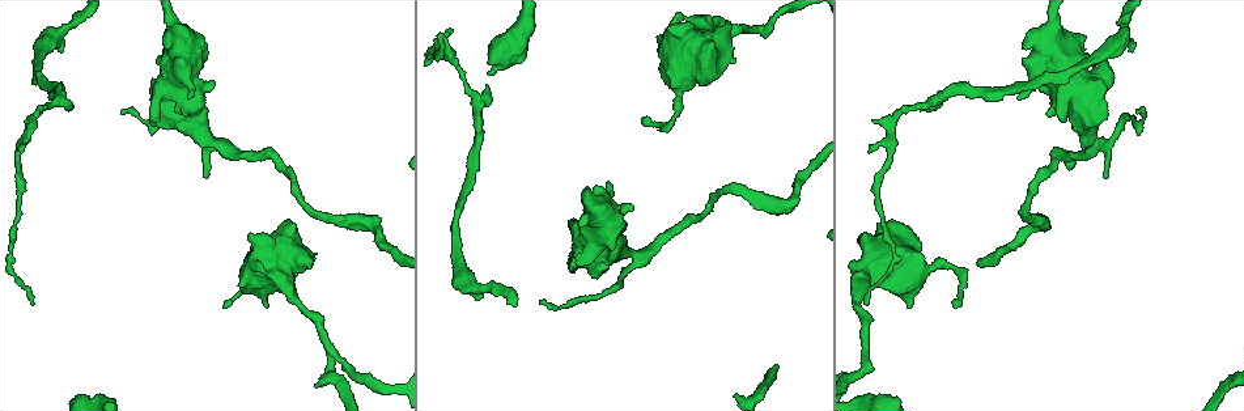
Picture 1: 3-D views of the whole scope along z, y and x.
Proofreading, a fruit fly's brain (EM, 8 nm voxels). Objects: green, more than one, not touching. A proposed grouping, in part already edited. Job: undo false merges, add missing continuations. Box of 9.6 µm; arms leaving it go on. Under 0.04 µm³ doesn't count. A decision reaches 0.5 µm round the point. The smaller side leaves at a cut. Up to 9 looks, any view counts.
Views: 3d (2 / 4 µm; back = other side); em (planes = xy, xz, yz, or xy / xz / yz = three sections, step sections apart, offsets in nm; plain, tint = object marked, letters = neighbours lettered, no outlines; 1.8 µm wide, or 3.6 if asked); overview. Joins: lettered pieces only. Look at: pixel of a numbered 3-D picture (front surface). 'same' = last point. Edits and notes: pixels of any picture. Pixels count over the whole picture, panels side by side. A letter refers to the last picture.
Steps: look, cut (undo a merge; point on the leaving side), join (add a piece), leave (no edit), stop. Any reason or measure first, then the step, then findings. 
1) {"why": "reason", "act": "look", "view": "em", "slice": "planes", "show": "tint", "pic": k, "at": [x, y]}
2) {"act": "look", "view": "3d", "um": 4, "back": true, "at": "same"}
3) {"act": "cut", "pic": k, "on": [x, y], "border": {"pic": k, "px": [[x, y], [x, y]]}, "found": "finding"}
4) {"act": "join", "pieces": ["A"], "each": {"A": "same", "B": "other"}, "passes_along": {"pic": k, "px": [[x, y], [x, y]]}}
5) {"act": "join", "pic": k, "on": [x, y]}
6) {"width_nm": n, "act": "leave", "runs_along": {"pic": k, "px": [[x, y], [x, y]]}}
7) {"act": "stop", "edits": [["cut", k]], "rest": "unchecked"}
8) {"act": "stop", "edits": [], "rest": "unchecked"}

{"act": "look", "view": "em", "slice": "planes", "show": "letters", "pic": 1, "at": [438, 35]}

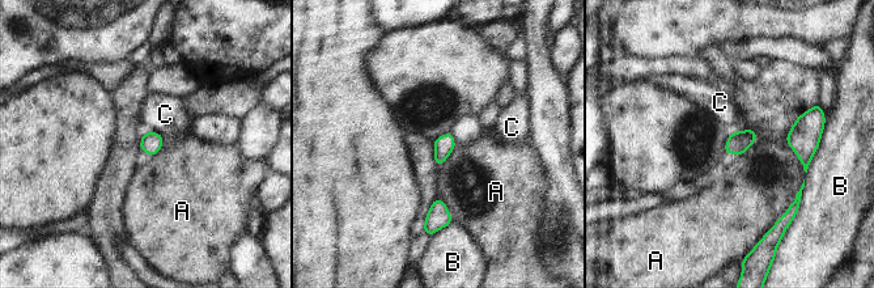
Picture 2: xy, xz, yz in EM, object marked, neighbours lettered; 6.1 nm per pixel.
{"width_nm": 120, "act": "leave", "each": {"A": "other", "B": "other", "C": "other"}, "border": {"pic": 2, "px": [[147, 131], [157, 131], [164, 138]]}, "found": "no lettered piece goes on from it"}

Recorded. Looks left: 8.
{"why": "an open end", "act": "look", "view": "3d", "um": 4, "pic": 1, "at": [1020, 98]}

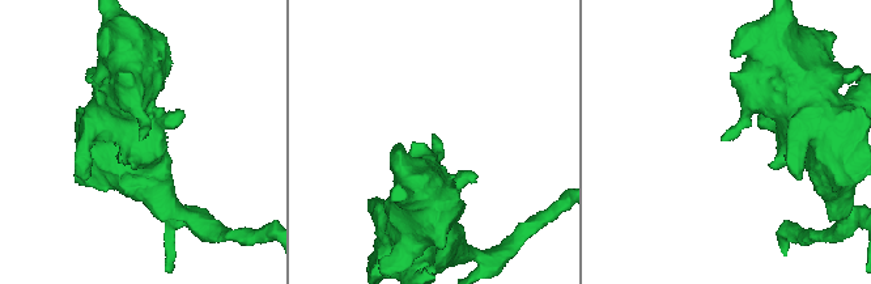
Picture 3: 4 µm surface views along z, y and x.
{"act": "look", "view": "em", "slice": "planes", "show": "letters", "pic": 3, "at": [434, 135]}

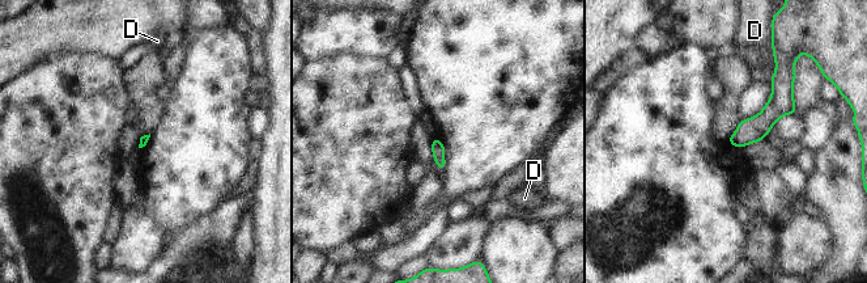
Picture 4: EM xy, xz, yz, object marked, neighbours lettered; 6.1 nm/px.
{"act": "leave", "each": {"D": "other"}, "border": {"pic": 4, "px": [[776, 60], [776, 70], [772, 74]]}, "found": "none of them fits"}

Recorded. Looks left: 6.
{"why": "thick end", "act": "look", "view": "em", "slice": "planes", "show": "letters", "pic": 1, "at": [576, 261]}

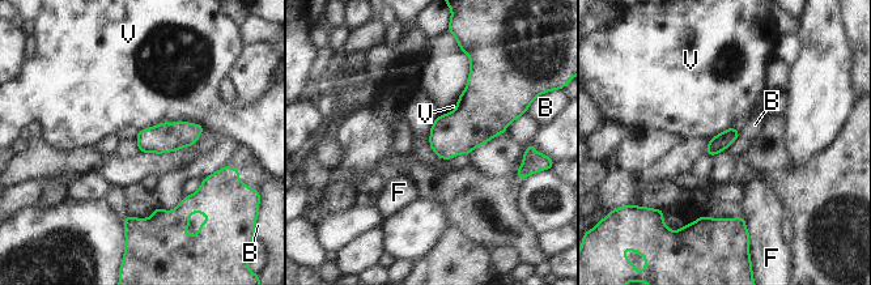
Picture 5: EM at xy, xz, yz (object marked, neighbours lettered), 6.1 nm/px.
{"act": "leave", "each": {"B": "other", "F": "other", "V": "other"}, "found": "none of them fits"}

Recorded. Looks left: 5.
{"act": "look", "view": "3d", "um": 2, "pic": 1, "at": [483, 295]}

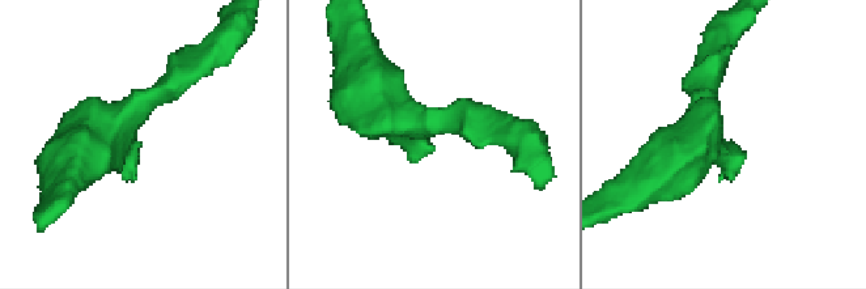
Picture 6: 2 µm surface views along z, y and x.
{"act": "look", "view": "em", "slice": "xz", "step": 4, "show": "letters", "pic": 6, "at": [133, 181]}

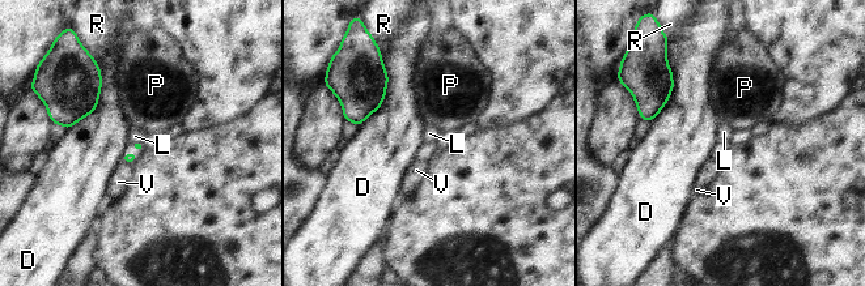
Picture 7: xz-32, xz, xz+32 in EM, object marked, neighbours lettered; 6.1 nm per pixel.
{"act": "look", "view": "em", "slice": "planes", "show": "letters", "at": "same"}

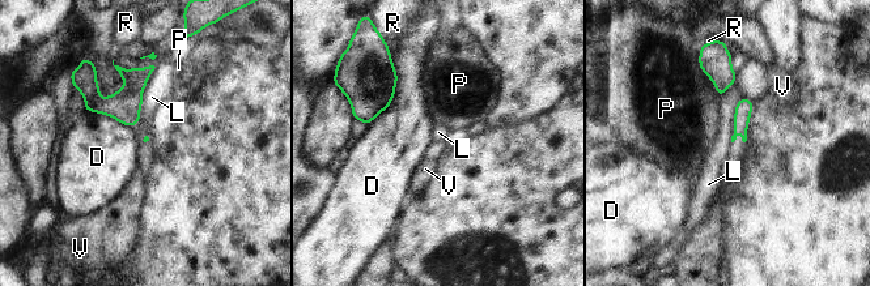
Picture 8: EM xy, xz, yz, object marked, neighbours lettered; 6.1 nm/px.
{"act": "leave", "each": {"D": "other", "L": "other", "P": "other", "R": "other", "V": "other"}, "found": "no lettered piece goes on from it"}

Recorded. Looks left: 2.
{"act": "stop", "edits": [], "rest": "unchecked"}

